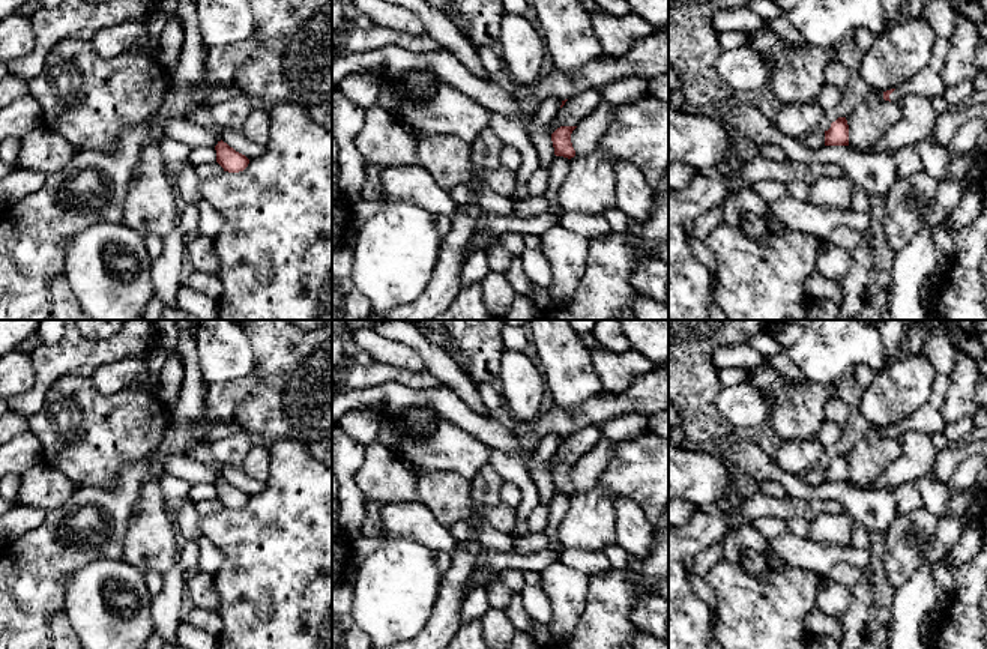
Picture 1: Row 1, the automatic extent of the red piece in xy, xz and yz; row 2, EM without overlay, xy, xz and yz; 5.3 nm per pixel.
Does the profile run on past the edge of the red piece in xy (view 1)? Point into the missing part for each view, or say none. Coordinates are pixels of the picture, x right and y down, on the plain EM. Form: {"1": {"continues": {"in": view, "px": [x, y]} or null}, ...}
{"1": {"continues": null}}

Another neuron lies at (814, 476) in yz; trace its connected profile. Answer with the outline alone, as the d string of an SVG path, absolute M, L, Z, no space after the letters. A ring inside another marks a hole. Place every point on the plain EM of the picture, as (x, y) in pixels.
M813 467L801 476L808 485L817 487L825 482L825 467Z

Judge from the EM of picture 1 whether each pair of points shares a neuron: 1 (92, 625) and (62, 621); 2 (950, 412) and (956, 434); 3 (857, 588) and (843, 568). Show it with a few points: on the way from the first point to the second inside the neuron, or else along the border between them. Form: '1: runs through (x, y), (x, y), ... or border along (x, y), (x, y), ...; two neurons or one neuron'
1: border along (63, 612), (75, 633); two neurons
2: border along (971, 416), (963, 416), (947, 425); two neurons
3: runs through (857, 583), (846, 573); one neuron

